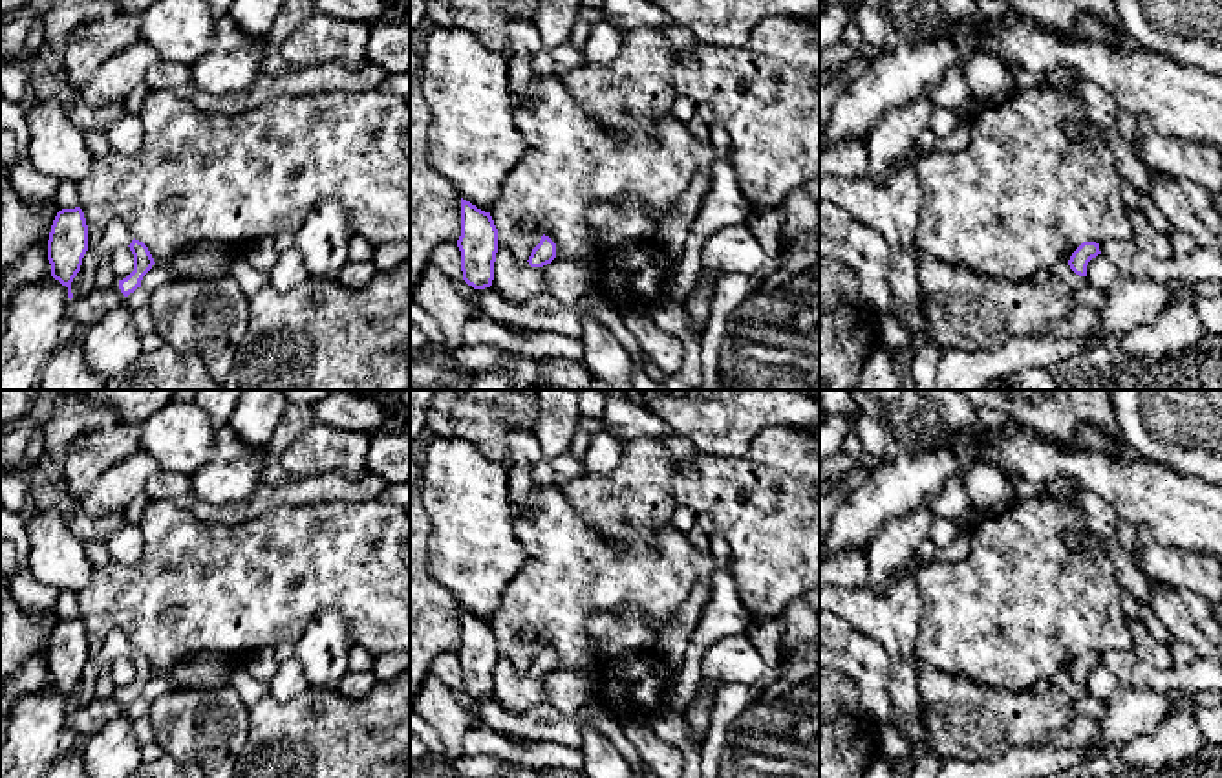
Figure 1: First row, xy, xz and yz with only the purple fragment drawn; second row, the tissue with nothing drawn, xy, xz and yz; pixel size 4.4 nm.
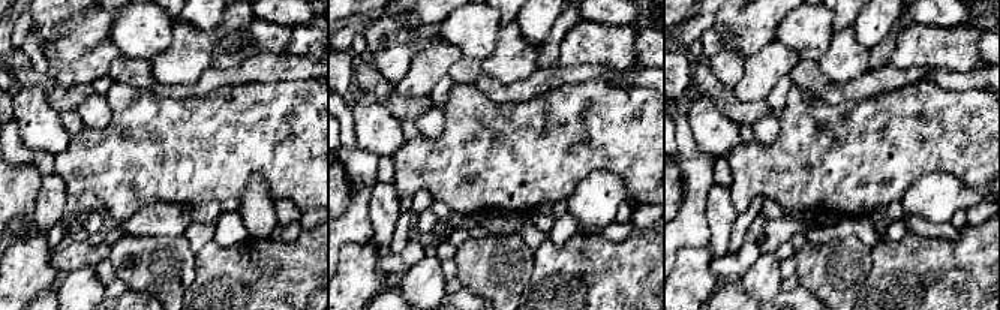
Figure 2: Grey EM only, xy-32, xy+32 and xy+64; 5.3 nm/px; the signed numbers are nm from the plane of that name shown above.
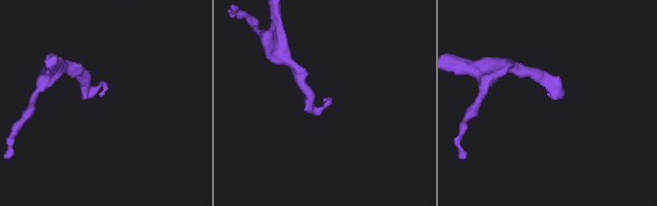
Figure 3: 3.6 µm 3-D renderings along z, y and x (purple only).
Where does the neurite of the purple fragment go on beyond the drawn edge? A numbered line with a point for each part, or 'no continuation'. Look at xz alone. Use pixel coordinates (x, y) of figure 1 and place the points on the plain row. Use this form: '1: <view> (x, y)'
no continuation

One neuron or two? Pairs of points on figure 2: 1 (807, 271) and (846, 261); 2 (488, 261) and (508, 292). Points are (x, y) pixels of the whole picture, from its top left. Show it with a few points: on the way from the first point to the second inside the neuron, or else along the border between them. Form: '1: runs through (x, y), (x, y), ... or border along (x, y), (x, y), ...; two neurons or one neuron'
1: runs through (816, 271), (837, 270); one neuron
2: runs through (495, 268), (502, 285); one neuron

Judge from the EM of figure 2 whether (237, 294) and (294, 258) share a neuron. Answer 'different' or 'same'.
same

